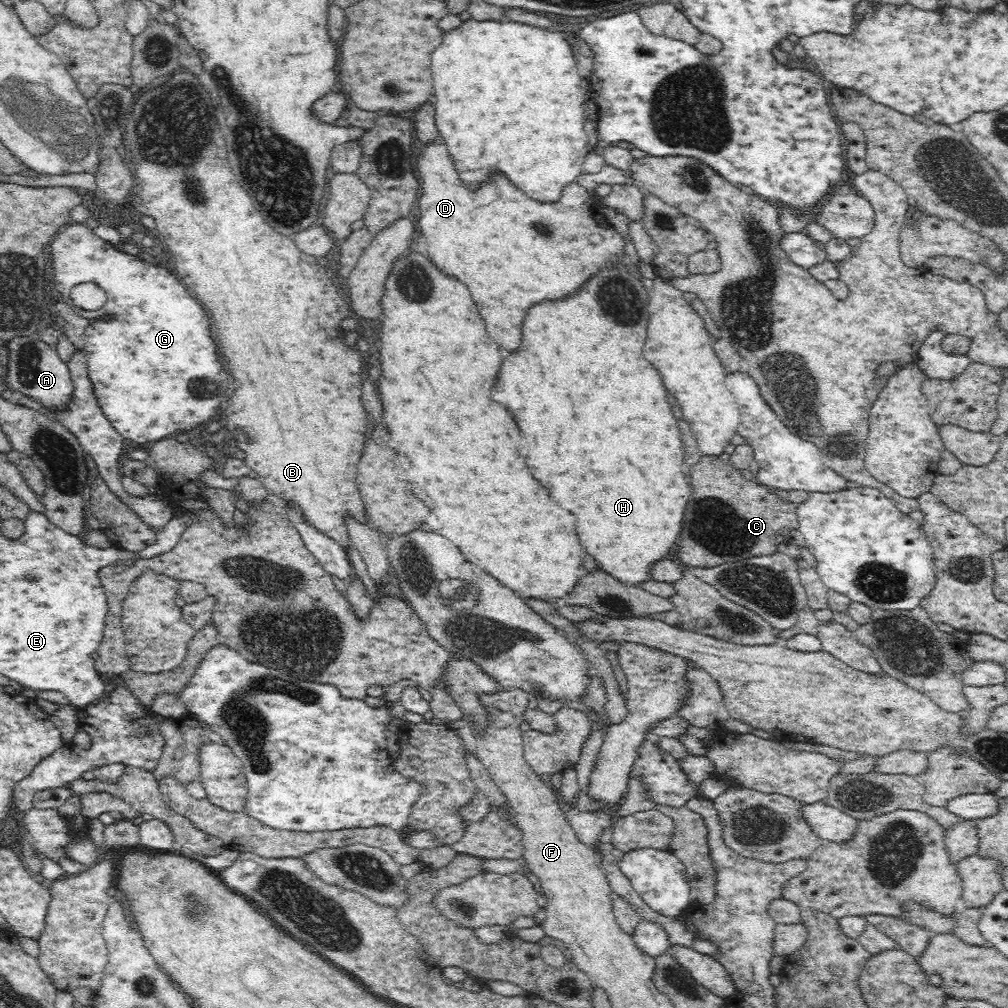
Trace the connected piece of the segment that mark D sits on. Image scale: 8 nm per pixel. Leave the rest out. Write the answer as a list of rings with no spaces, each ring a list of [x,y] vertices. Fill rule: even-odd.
[[[428,144],[418,157],[418,178],[422,186],[422,198],[418,200],[415,213],[418,217],[418,234],[426,238],[426,250],[434,266],[466,284],[470,290],[486,330],[506,350],[516,350],[522,342],[522,320],[530,306],[542,300],[560,300],[580,290],[586,280],[606,268],[625,268],[624,238],[605,222],[596,210],[593,198],[578,182],[567,184],[560,200],[554,203],[540,203],[528,198],[506,178],[494,174],[476,192],[466,190],[460,184],[458,172],[448,158],[444,144]]]

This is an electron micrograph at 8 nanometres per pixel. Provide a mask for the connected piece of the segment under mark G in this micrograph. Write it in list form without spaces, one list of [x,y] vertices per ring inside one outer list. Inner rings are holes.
[[[68,224],[63,229],[60,230],[60,234],[54,236],[56,240],[52,240],[50,244],[50,252],[52,252],[52,266],[54,266],[54,278],[56,278],[55,288],[58,288],[58,292],[64,297],[66,304],[74,307],[76,314],[80,315],[82,318],[88,321],[88,326],[83,329],[81,347],[84,357],[86,357],[87,369],[89,372],[89,379],[92,381],[96,398],[98,399],[101,410],[104,412],[106,419],[108,419],[112,426],[128,440],[134,440],[138,443],[154,442],[157,440],[166,439],[169,434],[174,434],[174,432],[179,432],[181,430],[190,430],[210,420],[213,416],[219,413],[221,407],[220,400],[218,398],[200,398],[200,396],[194,396],[190,392],[190,380],[194,378],[200,378],[200,376],[214,376],[216,370],[220,368],[220,362],[218,362],[218,354],[216,354],[216,344],[212,342],[212,336],[210,336],[210,324],[208,324],[208,316],[204,314],[202,306],[188,294],[188,290],[164,268],[160,266],[154,266],[154,264],[147,264],[145,261],[140,259],[136,253],[124,253],[118,252],[114,249],[113,245],[107,240],[104,240],[98,235],[90,231],[89,225],[82,224]],[[82,282],[93,282],[106,294],[110,294],[108,302],[104,302],[104,306],[100,310],[84,310],[83,308],[78,308],[72,304],[71,300],[68,298],[70,296],[70,288],[74,284],[80,284]]]

